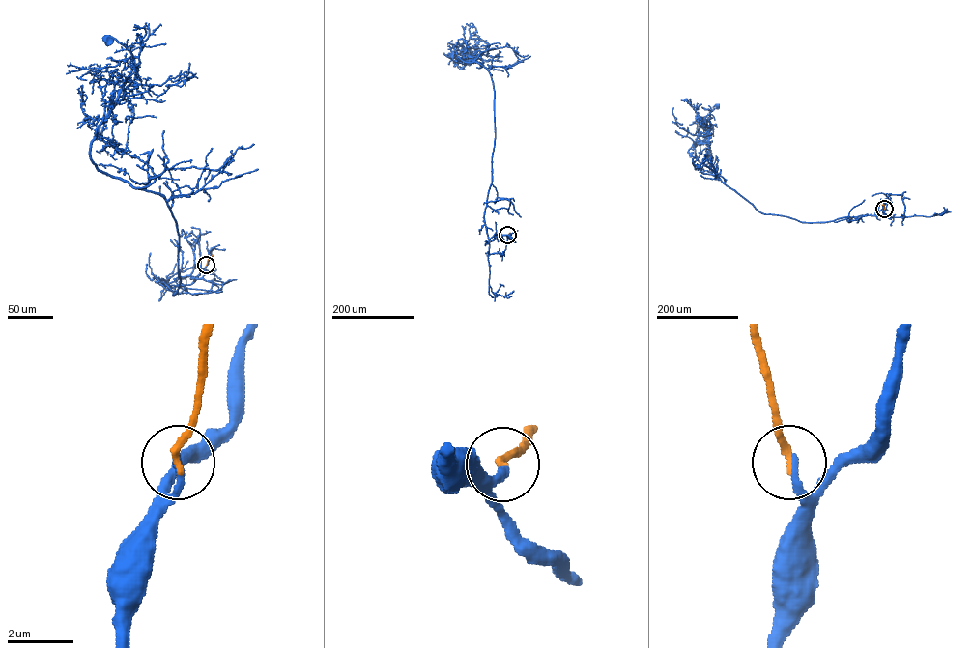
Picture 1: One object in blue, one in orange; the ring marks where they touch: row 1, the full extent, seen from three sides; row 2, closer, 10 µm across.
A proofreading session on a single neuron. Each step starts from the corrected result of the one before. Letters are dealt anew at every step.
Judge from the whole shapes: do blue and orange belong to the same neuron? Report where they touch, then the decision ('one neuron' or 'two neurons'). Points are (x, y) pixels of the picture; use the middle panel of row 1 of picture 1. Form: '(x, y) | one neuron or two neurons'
(507, 235) | one neuron

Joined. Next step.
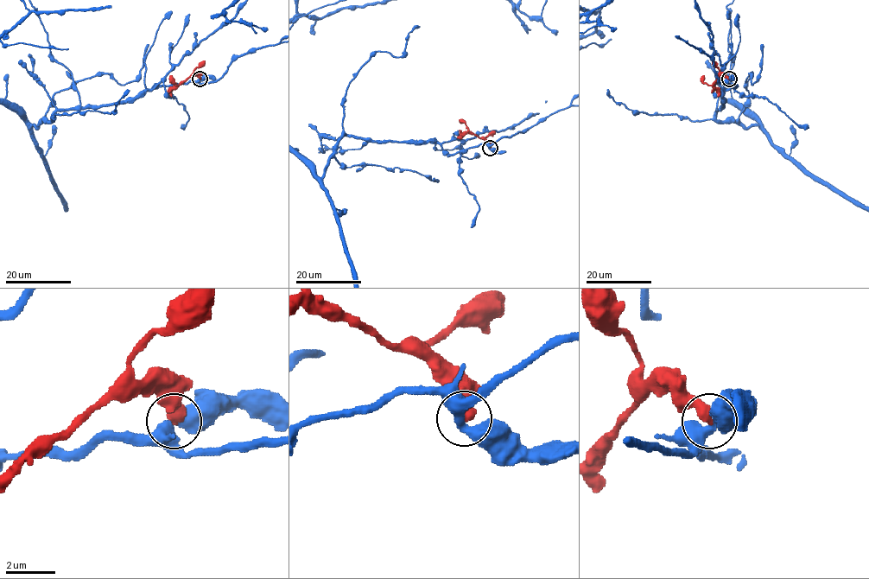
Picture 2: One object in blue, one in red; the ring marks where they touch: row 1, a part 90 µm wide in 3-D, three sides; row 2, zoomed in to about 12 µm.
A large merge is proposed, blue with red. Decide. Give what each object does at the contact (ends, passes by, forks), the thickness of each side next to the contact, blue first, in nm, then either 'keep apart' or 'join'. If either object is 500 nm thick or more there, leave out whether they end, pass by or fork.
calibres 440 and 500 nm; keep apart

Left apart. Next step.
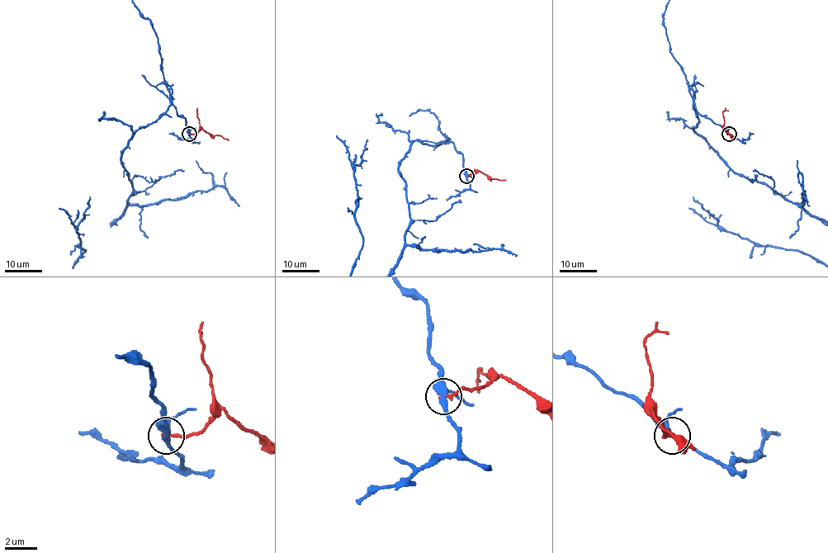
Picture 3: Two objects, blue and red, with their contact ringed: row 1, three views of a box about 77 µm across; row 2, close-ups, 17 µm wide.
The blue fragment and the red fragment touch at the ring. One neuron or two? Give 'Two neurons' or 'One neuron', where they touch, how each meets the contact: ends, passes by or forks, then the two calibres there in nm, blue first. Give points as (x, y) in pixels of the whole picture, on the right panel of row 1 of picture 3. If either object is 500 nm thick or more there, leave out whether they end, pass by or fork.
Two neurons. Place: (729, 134). At the ring blue forks. At the ring red ends. Thickness 280 nm (blue) against 190 nm

